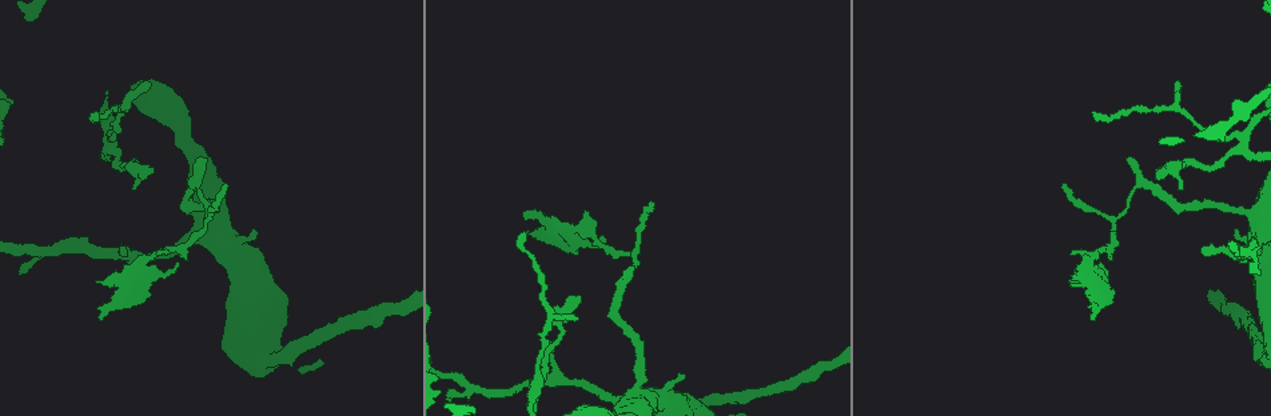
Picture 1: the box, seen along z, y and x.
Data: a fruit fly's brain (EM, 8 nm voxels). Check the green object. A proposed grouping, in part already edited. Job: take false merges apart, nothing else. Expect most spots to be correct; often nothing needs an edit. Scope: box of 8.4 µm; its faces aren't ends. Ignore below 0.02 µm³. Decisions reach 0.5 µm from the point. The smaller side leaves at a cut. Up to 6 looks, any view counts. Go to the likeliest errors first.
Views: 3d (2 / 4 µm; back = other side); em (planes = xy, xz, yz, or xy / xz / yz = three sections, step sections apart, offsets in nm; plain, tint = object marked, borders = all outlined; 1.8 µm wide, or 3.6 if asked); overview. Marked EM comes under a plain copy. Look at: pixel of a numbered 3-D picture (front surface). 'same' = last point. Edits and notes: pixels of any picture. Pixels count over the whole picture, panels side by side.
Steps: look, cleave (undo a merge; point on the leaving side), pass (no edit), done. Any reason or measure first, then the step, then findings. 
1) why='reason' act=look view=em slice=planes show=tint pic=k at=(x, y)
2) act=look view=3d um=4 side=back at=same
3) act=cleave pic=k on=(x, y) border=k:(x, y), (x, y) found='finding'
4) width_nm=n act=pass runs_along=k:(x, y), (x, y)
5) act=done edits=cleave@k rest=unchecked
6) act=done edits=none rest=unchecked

act=look view=em slice=yz step=8 show=borders pic=1 at=(112, 137)

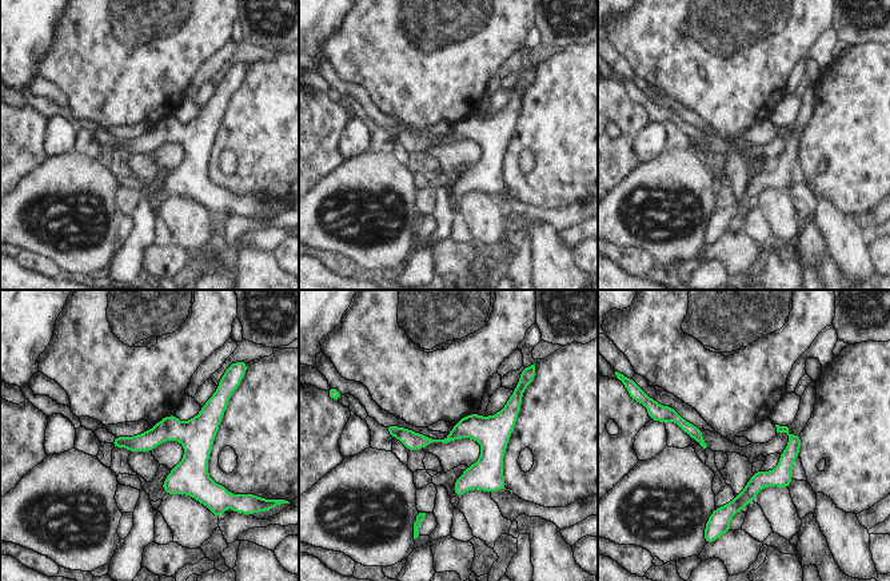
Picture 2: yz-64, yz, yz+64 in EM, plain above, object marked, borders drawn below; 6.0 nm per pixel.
why='cut it another way' act=look view=em slice=planes show=borders at=same

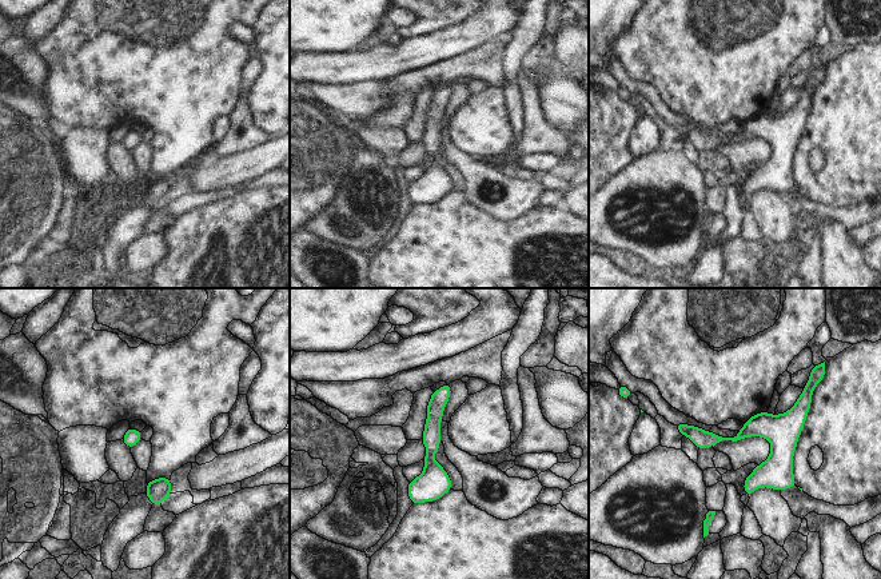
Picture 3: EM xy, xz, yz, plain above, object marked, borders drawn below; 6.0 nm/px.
act=pass runs_along=3:(806, 396), (782, 426), (734, 439), (680, 426) found='one neuron here'

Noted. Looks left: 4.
why='abrupt turn' act=look view=3d um=4 pic=1 at=(1093, 252)

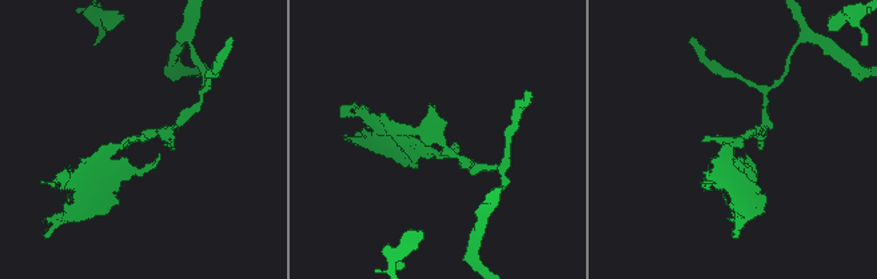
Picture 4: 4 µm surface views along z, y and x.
why='shape alone is not enough' act=look view=em slice=planes show=tint pic=4 at=(428, 138)

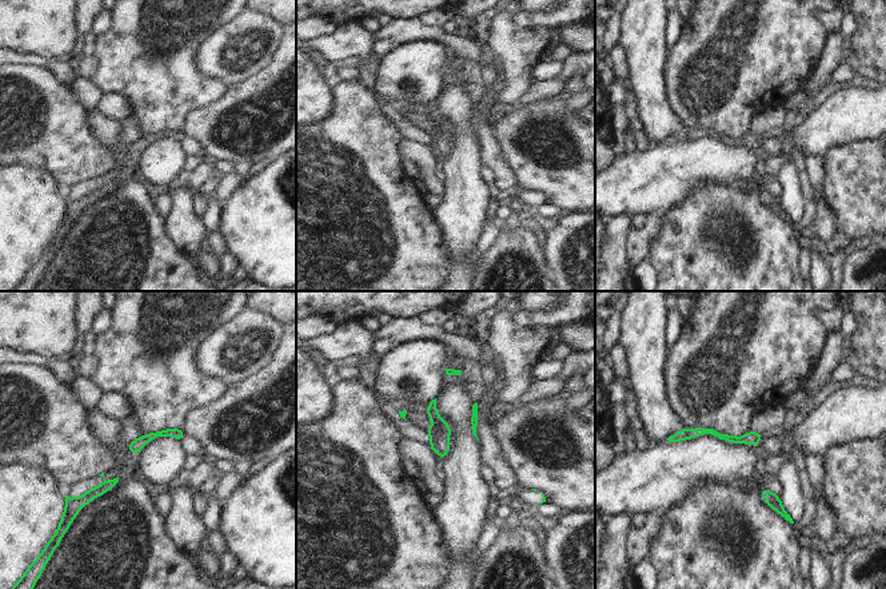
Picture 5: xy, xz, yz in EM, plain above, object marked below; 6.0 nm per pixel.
act=pass runs_along=5:(758, 436), (729, 438), (695, 432), (673, 438) found='all the same neuron'

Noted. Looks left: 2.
act=done edits=none rest=unchecked

